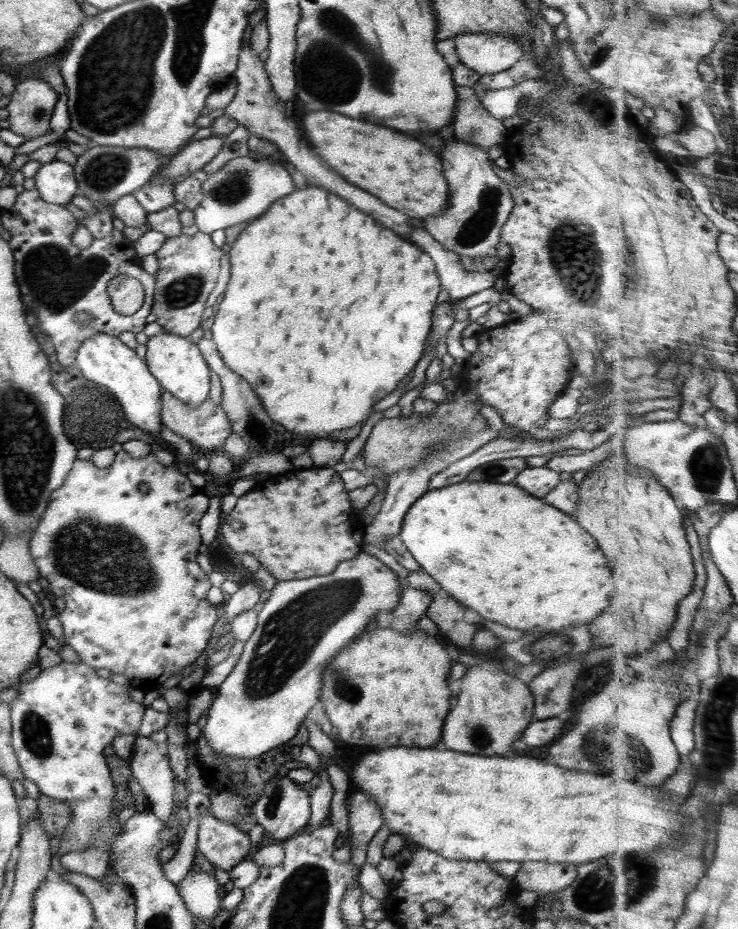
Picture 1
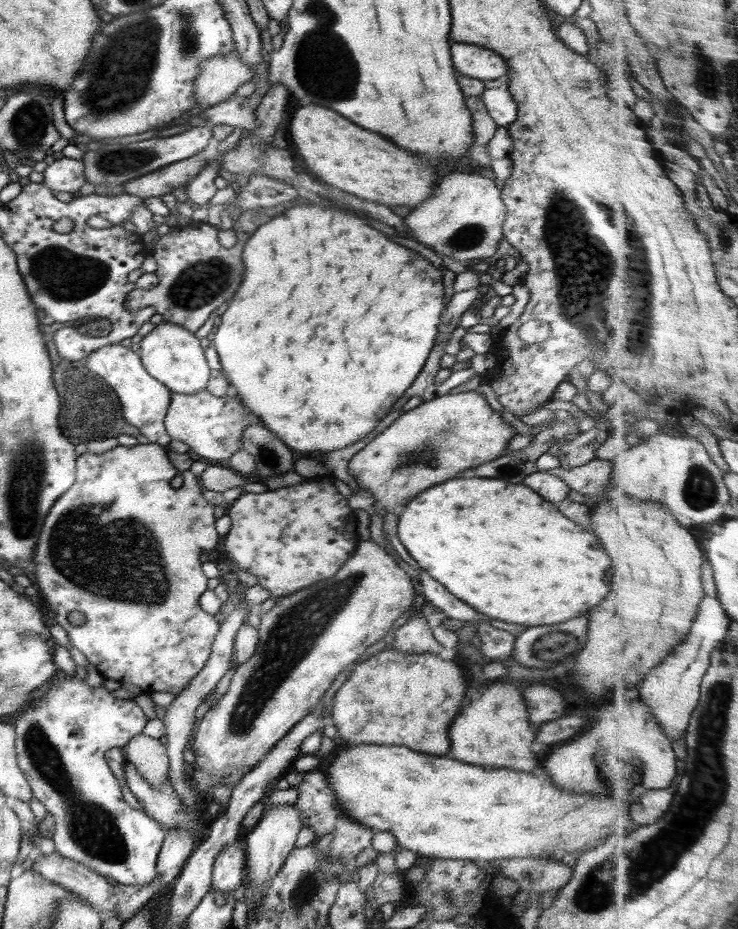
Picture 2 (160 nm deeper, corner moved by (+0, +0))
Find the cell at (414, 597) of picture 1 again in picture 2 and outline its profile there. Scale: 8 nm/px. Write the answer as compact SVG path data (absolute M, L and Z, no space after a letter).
M415 608L408 613L395 629L391 648L405 654L420 654L428 652L438 655L443 646L434 639L421 608Z

